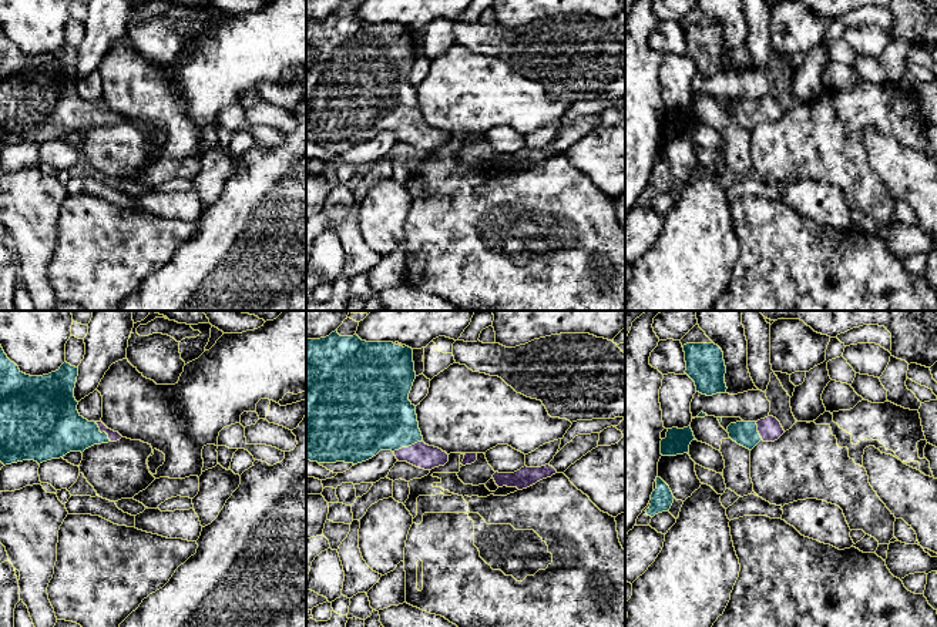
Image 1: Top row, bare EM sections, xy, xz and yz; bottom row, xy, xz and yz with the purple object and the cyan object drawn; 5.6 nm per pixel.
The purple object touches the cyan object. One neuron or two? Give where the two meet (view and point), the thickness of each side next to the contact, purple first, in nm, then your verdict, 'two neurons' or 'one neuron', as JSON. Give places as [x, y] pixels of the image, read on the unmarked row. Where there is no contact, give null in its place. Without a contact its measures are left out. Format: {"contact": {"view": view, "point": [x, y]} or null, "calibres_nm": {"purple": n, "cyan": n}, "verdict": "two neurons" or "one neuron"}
{"contact": {"view": "xz", "point": [409, 127]}, "calibres_nm": {"purple": 140, "cyan": 400}, "verdict": "one neuron"}

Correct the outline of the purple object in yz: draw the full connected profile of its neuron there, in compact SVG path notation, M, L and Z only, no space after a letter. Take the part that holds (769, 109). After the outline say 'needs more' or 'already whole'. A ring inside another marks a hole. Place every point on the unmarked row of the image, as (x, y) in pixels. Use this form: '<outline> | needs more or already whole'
M768 97L758 103L731 104L726 113L733 123L749 131L760 121L775 123L785 114L780 103L773 97Z | needs more

